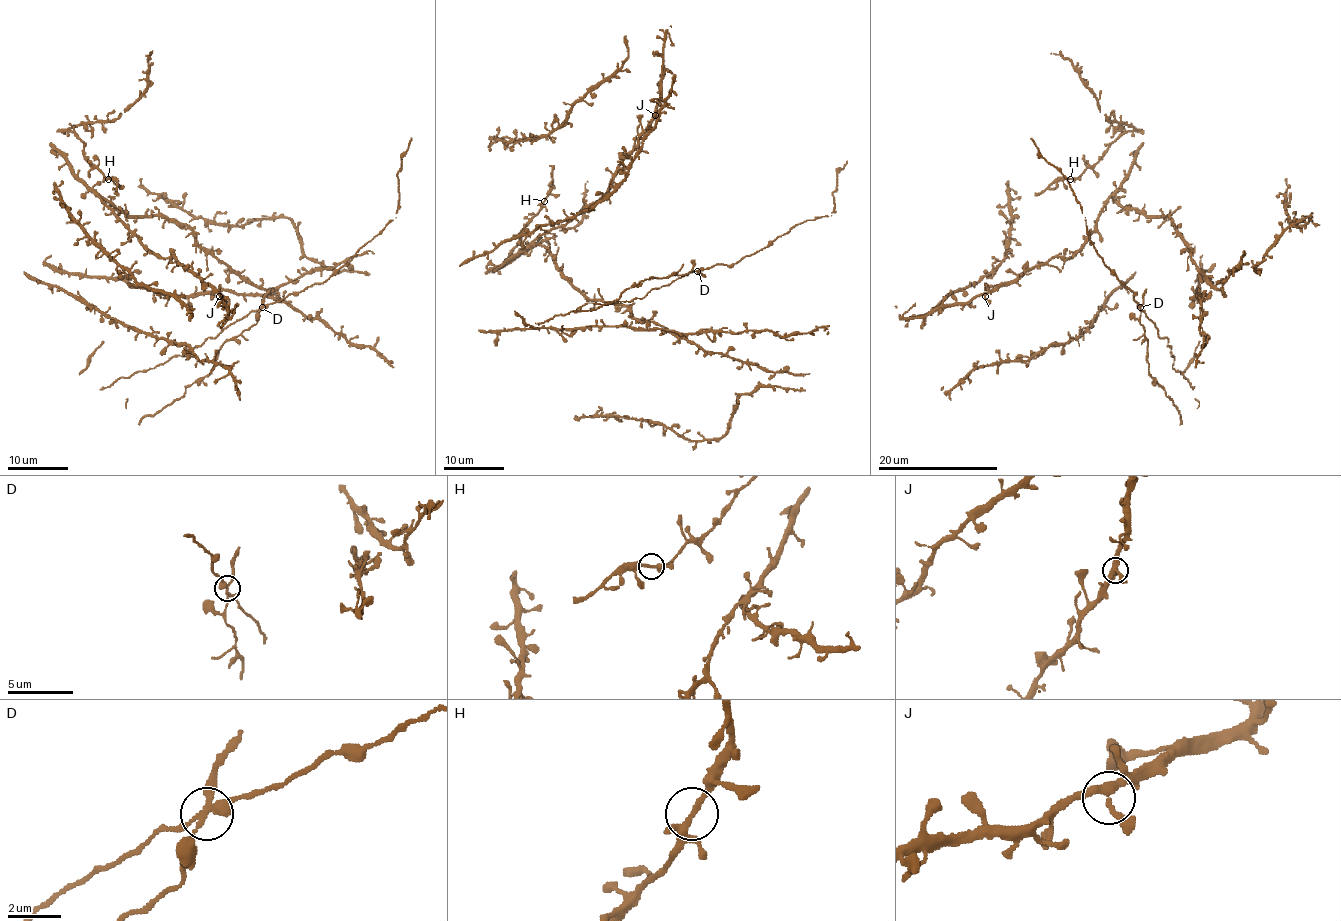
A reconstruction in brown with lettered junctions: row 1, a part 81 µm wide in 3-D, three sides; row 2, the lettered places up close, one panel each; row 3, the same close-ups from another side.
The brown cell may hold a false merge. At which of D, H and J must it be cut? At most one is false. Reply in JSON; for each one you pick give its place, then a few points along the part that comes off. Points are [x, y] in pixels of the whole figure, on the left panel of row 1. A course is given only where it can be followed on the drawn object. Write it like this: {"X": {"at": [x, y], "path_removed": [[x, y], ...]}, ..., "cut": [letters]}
{"D": {"at": [262, 307]}, "cut": ["D"]}

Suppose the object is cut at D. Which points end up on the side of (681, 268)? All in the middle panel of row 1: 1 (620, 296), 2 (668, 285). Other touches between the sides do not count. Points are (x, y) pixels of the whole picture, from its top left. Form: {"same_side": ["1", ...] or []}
{"same_side": ["1"]}

